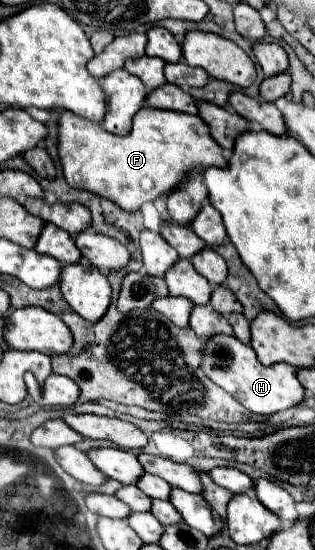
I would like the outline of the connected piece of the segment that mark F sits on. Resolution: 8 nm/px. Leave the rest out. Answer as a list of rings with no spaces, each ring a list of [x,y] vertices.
[[[148,106],[142,108],[134,116],[134,126],[128,136],[110,134],[104,128],[100,128],[100,124],[74,116],[72,112],[62,112],[60,114],[58,154],[60,154],[66,182],[72,188],[94,192],[96,196],[118,204],[126,212],[138,212],[142,204],[154,202],[158,196],[166,196],[166,194],[178,190],[184,184],[184,180],[190,176],[192,170],[210,168],[210,166],[228,168],[228,160],[222,156],[222,148],[210,136],[208,124],[200,116],[192,116],[192,114],[184,114],[184,112],[154,110]]]

